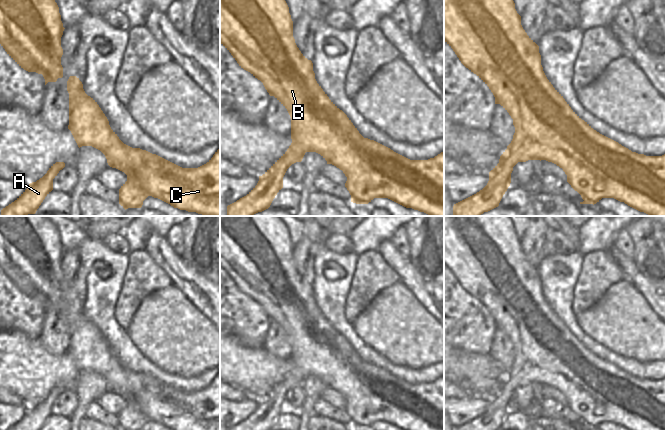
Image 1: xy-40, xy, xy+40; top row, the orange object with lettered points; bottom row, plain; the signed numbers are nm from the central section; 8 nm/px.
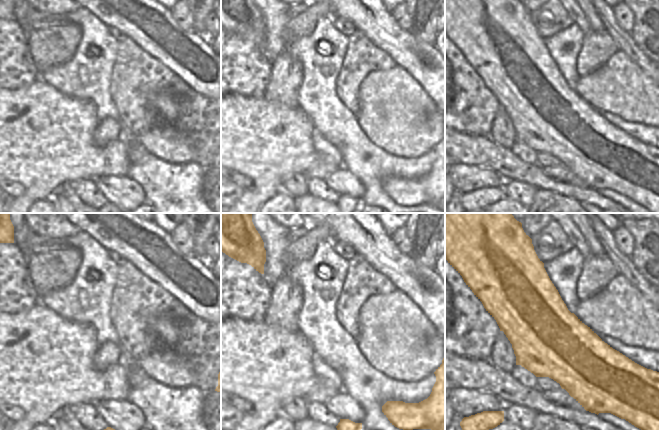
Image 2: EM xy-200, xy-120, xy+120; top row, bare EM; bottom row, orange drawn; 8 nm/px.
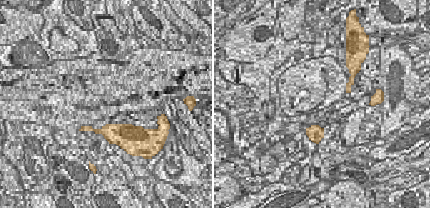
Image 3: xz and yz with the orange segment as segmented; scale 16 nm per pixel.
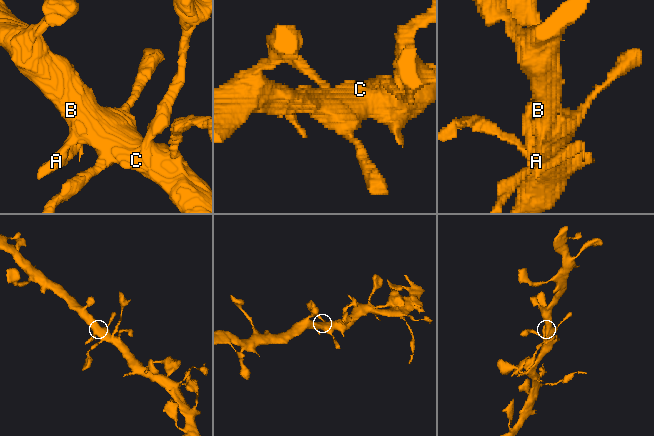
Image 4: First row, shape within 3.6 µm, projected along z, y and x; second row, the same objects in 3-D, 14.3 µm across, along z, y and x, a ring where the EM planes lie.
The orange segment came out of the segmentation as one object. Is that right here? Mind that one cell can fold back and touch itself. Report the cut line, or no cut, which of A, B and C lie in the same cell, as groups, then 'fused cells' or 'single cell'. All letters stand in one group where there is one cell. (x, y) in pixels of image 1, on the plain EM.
cut none; groups A B C; single cell

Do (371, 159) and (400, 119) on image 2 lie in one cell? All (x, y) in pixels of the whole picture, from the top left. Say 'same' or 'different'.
different

